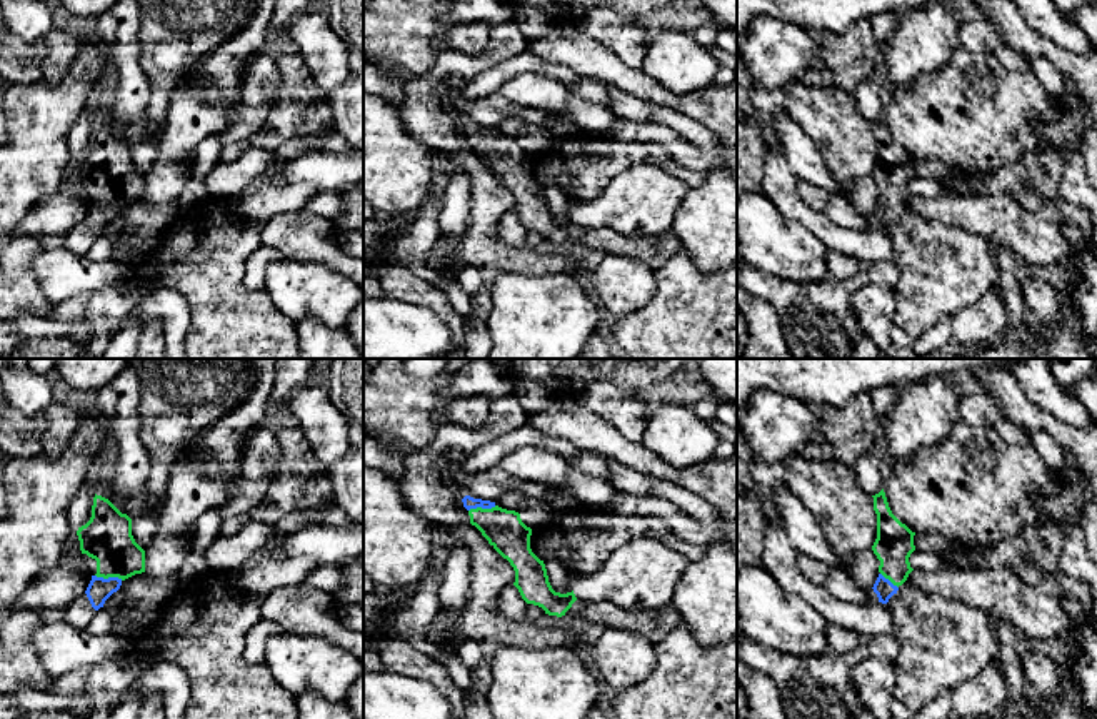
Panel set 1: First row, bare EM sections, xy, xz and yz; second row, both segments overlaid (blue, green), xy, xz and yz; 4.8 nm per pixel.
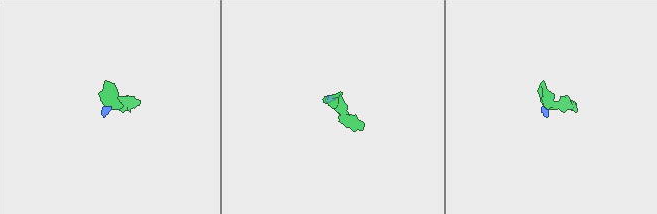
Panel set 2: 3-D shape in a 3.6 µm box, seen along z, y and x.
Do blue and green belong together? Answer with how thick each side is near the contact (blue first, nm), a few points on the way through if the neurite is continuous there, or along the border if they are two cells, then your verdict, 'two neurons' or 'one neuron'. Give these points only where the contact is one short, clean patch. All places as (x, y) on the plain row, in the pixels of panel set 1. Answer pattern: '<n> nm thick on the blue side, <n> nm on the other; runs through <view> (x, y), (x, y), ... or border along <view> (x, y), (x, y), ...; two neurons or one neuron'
120 nm thick on the blue side, 240 nm on the other; runs through xy (99, 216), (109, 204), (107, 164); one neuron

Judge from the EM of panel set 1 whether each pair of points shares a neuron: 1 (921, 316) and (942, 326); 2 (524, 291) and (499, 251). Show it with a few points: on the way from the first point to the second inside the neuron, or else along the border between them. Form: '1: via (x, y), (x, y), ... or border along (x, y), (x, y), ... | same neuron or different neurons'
1: border along (949, 316), (934, 322), (914, 341) | different neurons
2: border along (520, 272), (502, 272), (494, 282), (489, 304) | different neurons

